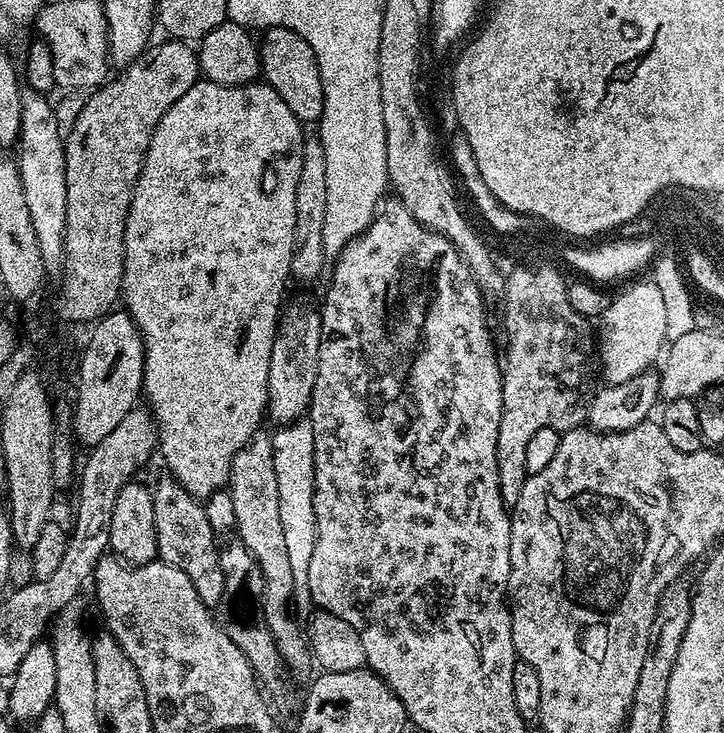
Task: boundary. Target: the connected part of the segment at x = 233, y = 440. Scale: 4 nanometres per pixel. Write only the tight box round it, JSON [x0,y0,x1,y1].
[122,79,306,502]

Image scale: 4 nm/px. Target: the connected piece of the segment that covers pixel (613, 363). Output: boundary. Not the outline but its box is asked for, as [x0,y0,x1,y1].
[598,282,668,384]

